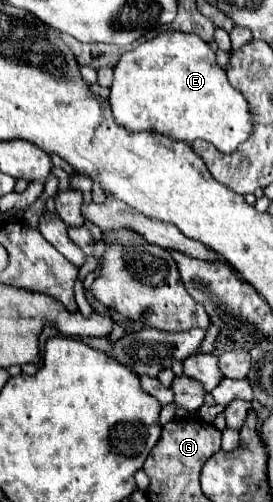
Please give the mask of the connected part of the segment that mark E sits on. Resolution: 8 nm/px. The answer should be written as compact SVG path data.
M162 32L156 38L136 46L122 54L114 68L114 82L110 86L110 104L114 118L130 132L154 130L168 138L176 138L192 144L194 140L206 140L220 152L230 154L252 134L252 114L246 98L230 86L226 72L218 66L212 48L196 34L186 32Z

